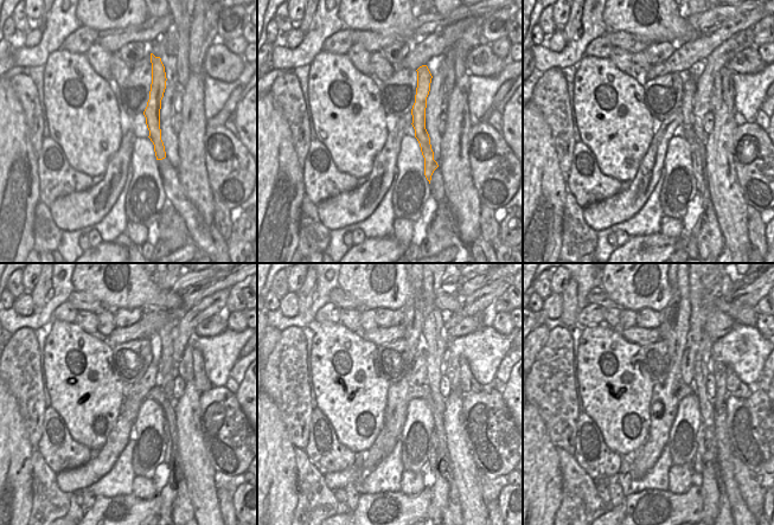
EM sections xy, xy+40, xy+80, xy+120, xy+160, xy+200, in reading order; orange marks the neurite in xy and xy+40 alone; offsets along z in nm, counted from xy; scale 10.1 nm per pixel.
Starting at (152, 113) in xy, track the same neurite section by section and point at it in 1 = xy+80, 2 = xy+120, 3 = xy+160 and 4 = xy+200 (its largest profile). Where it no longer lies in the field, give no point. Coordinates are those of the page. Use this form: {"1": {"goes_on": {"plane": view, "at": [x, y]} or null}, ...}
{"1": {"goes_on": {"plane": "xy+80", "at": [689, 87]}}, "2": {"goes_on": {"plane": "xy+120", "at": [168, 441]}}, "3": {"goes_on": {"plane": "xy+160", "at": [432, 461]}}, "4": {"goes_on": {"plane": "xy+200", "at": [697, 465]}}}

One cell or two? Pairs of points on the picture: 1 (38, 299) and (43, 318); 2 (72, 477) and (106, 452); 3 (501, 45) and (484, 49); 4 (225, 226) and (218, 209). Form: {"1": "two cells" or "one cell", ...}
{"1": "two cells", "2": "one cell", "3": "two cells", "4": "one cell"}

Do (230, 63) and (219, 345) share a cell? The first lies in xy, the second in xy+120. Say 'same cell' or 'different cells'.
different cells

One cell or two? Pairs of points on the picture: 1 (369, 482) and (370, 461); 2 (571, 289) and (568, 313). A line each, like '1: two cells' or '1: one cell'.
1: two cells
2: one cell

